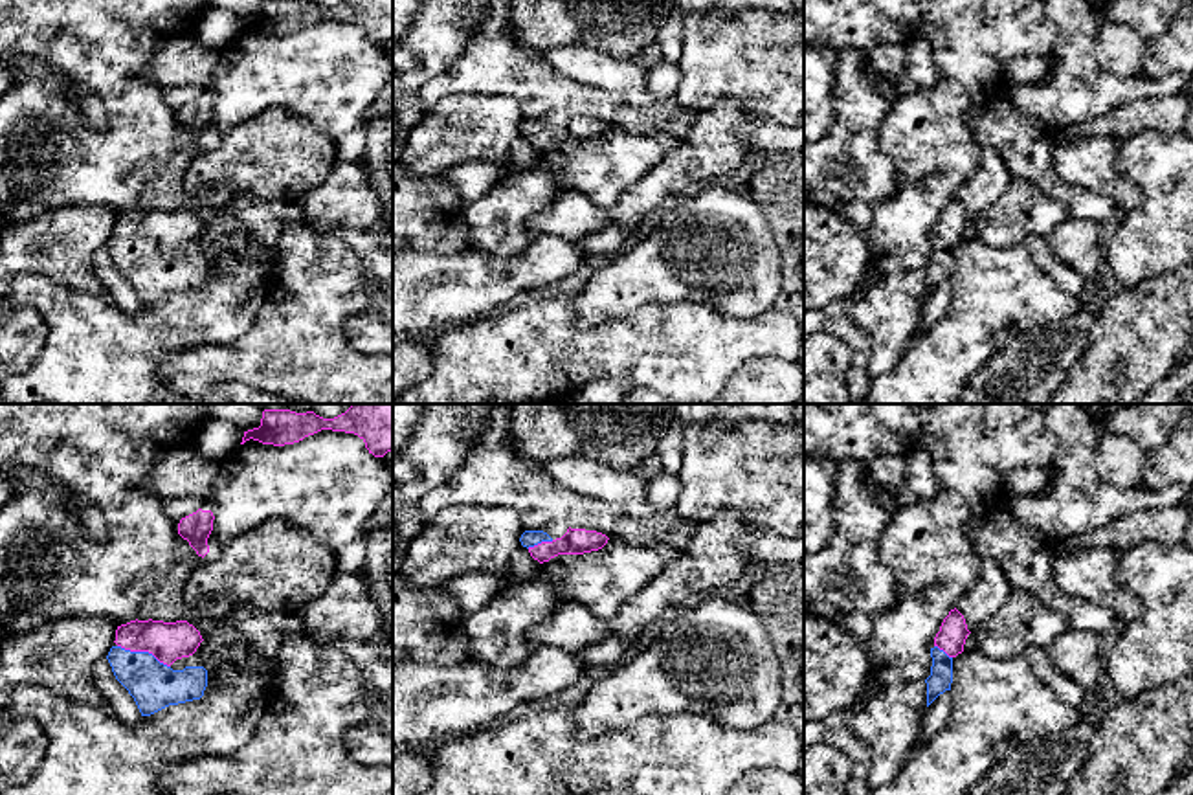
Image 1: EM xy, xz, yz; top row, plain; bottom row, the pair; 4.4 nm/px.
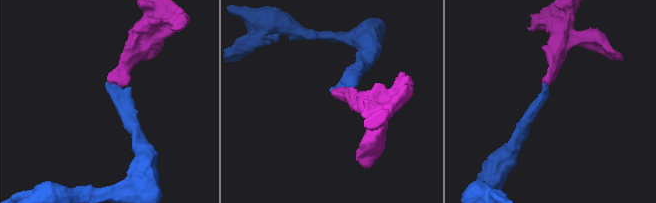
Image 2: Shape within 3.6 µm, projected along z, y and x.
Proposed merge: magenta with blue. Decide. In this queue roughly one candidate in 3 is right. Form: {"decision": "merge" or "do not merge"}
{"decision": "merge"}

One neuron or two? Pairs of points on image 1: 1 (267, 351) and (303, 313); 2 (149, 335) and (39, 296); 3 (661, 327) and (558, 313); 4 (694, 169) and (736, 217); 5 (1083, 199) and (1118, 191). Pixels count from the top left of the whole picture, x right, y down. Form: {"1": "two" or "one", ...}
{"1": "one", "2": "one", "3": "one", "4": "two", "5": "two"}

